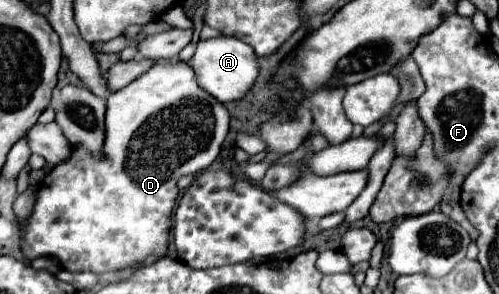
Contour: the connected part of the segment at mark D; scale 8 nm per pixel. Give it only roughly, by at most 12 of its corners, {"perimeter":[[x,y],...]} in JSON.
{"perimeter":[[186,62],[106,106],[36,192],[20,248],[70,272],[166,256],[178,180],[228,110]]}

